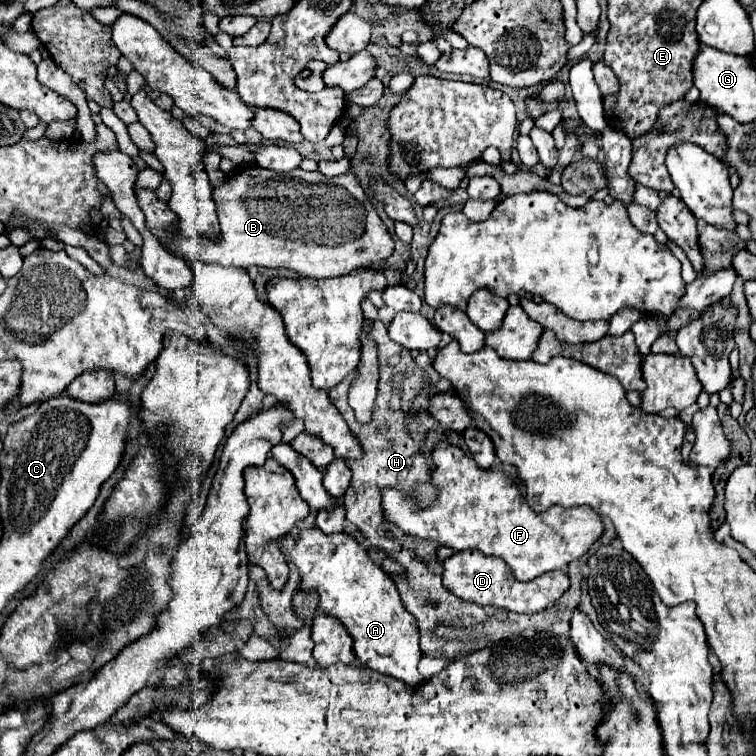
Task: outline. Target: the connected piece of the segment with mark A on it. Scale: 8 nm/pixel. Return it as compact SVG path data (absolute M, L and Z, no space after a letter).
M319 527L303 529L299 533L293 549L287 551L287 555L299 569L301 591L305 591L305 593L315 591L319 595L317 609L329 617L337 617L345 625L345 629L353 637L355 655L367 669L373 669L383 675L391 675L395 679L405 681L407 685L417 685L423 681L423 677L417 671L417 663L421 659L417 619L403 607L393 579L379 565L375 565L369 559L367 549L353 535L347 535L343 531L325 535Z

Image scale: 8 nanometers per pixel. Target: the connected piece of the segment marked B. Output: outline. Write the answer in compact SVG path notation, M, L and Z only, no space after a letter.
M301 167L271 179L261 179L261 175L261 169L247 169L245 175L235 169L225 183L213 189L221 223L219 237L183 237L175 221L167 231L165 247L187 261L199 259L245 269L251 265L285 267L313 279L341 277L359 267L385 261L393 253L393 239L355 175L325 177L319 171L303 171Z

